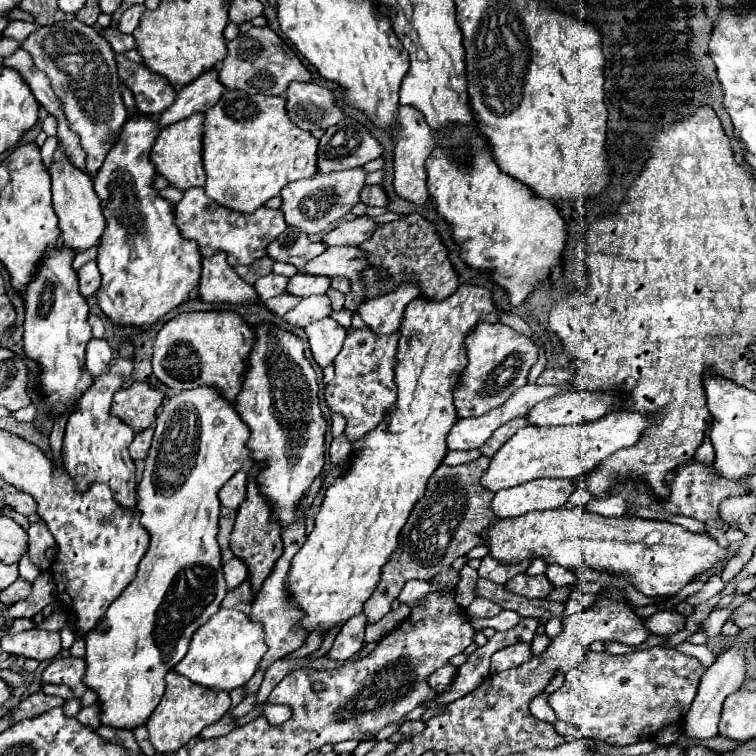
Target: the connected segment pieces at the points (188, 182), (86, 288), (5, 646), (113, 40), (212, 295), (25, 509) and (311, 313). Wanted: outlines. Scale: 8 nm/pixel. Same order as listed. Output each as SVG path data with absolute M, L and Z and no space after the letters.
M196 112L196 116L188 116L188 120L182 122L178 120L176 124L168 124L168 128L162 128L154 142L150 160L156 164L158 174L162 174L172 186L180 190L204 186L206 182L206 172L202 166L202 138L204 138L202 128L204 128L204 114Z
M90 260L86 262L80 270L78 270L78 278L80 278L80 292L88 298L90 294L94 294L98 288L100 288L100 272L98 272L98 266L96 266L96 260Z
M32 628L20 634L6 634L2 638L2 650L8 654L44 662L60 652L60 634L40 628Z
M104 28L104 30L100 30L100 34L112 44L112 50L116 54L124 54L128 50L138 50L132 34L122 34L120 30L114 30L114 28Z
M226 252L202 258L200 296L206 302L254 302L256 290L246 284L226 260Z
M16 492L16 494L8 494L6 496L6 504L12 506L16 512L24 514L26 518L30 514L36 514L36 500L32 500L32 496L24 494L24 492Z
M322 294L322 296L308 296L304 298L294 310L290 310L284 320L290 322L292 326L302 326L306 328L308 324L312 322L318 322L326 316L330 316L332 312L332 306L330 306L330 298L328 294Z

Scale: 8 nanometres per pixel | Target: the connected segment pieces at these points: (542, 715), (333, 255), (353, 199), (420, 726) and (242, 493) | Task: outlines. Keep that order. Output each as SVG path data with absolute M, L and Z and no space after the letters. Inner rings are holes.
M544 692L538 694L538 696L530 702L530 714L536 716L538 720L544 720L544 722L550 722L550 724L556 722L556 714L554 714L554 710L548 706Z
M330 246L326 252L316 256L302 272L324 274L324 276L344 276L350 282L350 308L356 310L360 302L366 300L364 284L360 284L360 272L364 272L364 256L360 256L358 246Z
M352 168L344 172L328 172L328 174L314 174L306 180L296 180L288 184L280 196L282 196L282 212L288 222L288 226L304 230L308 236L312 234L326 234L330 232L340 218L344 218L354 204L360 202L360 190L366 184L368 172L364 168Z
M406 721L400 726L400 732L406 735L414 736L422 732L426 728L425 722L418 721Z
M244 470L236 472L236 474L224 484L224 488L220 490L218 496L220 496L222 506L236 510L236 508L246 500L246 472L244 472Z

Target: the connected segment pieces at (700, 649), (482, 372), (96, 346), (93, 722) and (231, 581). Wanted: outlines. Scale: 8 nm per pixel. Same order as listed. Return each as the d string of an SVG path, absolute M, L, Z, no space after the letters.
M684 641L675 646L674 649L682 653L697 657L705 668L710 667L716 661L716 656L707 649L705 644L695 645L689 643L688 641Z
M480 322L464 340L468 352L468 366L462 372L462 388L454 390L454 406L458 418L480 416L500 406L512 396L514 390L526 384L532 364L538 360L538 344L506 324Z
M92 338L86 348L86 370L92 376L98 376L104 372L108 360L112 360L112 350L104 338Z
M94 703L93 705L83 708L76 716L77 720L84 724L84 726L88 726L92 728L95 732L100 727L100 714L101 709L99 703Z
M232 558L230 562L224 564L224 578L226 578L226 586L228 588L236 588L240 586L248 576L248 570L244 568L244 564L240 564L240 560Z

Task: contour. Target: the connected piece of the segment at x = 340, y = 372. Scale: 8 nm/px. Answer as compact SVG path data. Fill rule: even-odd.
M368 326L364 328L346 328L344 348L334 360L336 376L326 386L324 400L330 412L338 412L346 418L346 436L350 444L362 440L380 420L384 420L388 408L396 402L396 384L394 384L394 368L396 368L396 352L398 352L400 330L390 336L378 336Z

